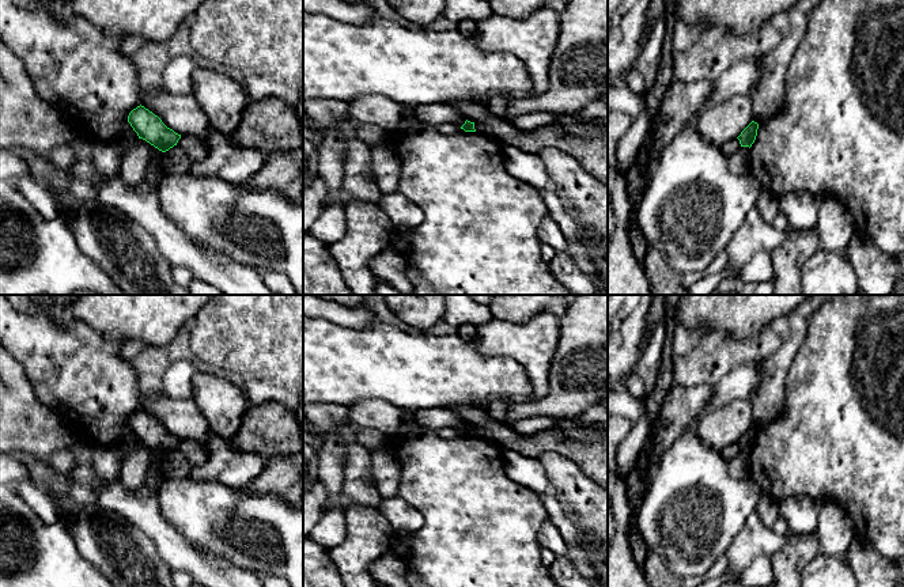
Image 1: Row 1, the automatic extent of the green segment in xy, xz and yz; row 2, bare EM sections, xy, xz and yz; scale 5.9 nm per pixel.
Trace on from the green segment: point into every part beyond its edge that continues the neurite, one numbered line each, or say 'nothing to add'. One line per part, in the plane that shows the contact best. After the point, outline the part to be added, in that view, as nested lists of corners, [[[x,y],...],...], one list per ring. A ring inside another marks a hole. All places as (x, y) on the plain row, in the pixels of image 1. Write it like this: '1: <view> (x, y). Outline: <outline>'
nothing to add

